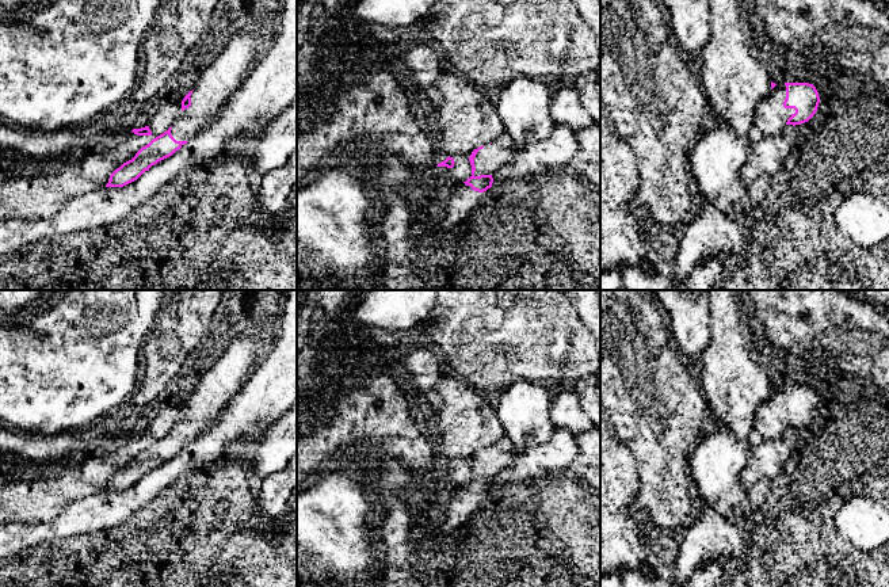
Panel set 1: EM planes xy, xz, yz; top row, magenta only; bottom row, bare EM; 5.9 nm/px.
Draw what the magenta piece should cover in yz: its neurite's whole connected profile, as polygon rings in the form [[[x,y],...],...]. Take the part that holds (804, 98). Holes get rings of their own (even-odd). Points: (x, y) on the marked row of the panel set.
[[[771,81],[771,92],[758,104],[753,121],[755,134],[764,137],[777,137],[782,134],[786,125],[801,125],[808,122],[817,111],[820,96],[813,84],[809,83],[785,83],[775,84]]]

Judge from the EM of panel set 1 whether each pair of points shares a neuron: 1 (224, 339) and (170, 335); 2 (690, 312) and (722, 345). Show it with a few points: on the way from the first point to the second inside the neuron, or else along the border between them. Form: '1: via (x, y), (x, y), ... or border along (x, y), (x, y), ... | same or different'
1: via (210, 339), (183, 339) | same
2: border along (710, 304), (709, 345), (699, 357) | different

